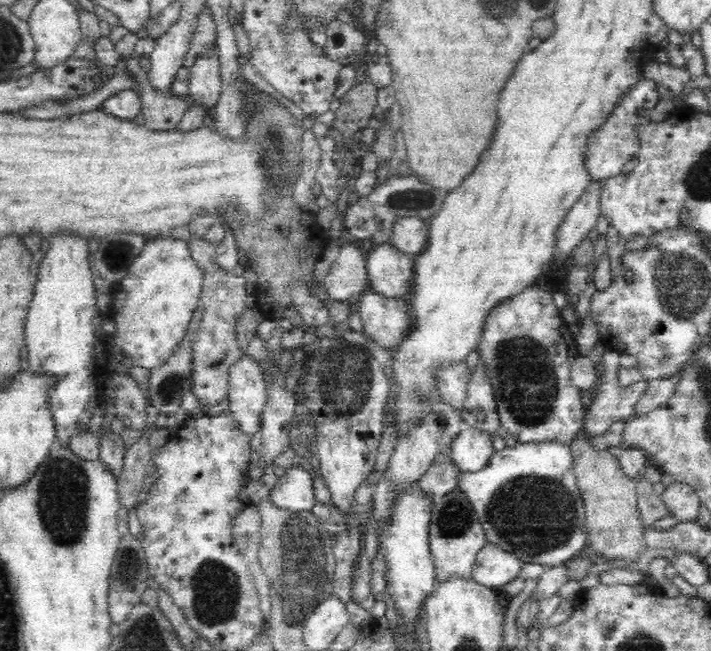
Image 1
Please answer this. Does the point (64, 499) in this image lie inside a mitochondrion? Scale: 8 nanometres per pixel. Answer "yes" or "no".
yes

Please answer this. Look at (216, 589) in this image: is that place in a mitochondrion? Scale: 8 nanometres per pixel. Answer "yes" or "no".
yes

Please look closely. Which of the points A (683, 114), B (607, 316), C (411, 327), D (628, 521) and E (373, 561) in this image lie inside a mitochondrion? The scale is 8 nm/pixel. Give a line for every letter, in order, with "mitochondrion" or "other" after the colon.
A: other
B: other
C: other
D: other
E: other

